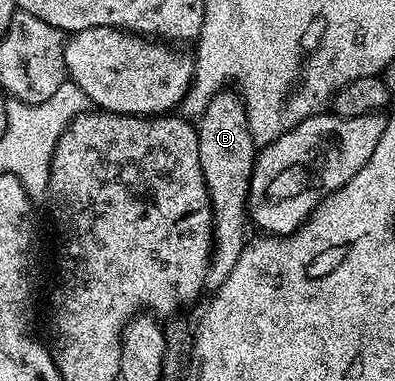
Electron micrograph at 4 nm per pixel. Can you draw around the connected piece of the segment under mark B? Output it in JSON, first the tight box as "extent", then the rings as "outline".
{"extent":[196,92,256,288],"outline":[[[223,92],[214,95],[206,105],[205,112],[197,119],[196,125],[200,168],[204,172],[214,217],[214,248],[210,251],[210,271],[206,273],[206,285],[217,288],[224,284],[224,280],[228,280],[228,272],[236,268],[236,260],[240,260],[240,252],[248,241],[246,226],[248,227],[250,181],[254,171],[256,147],[248,128],[246,106],[237,93]]]}

